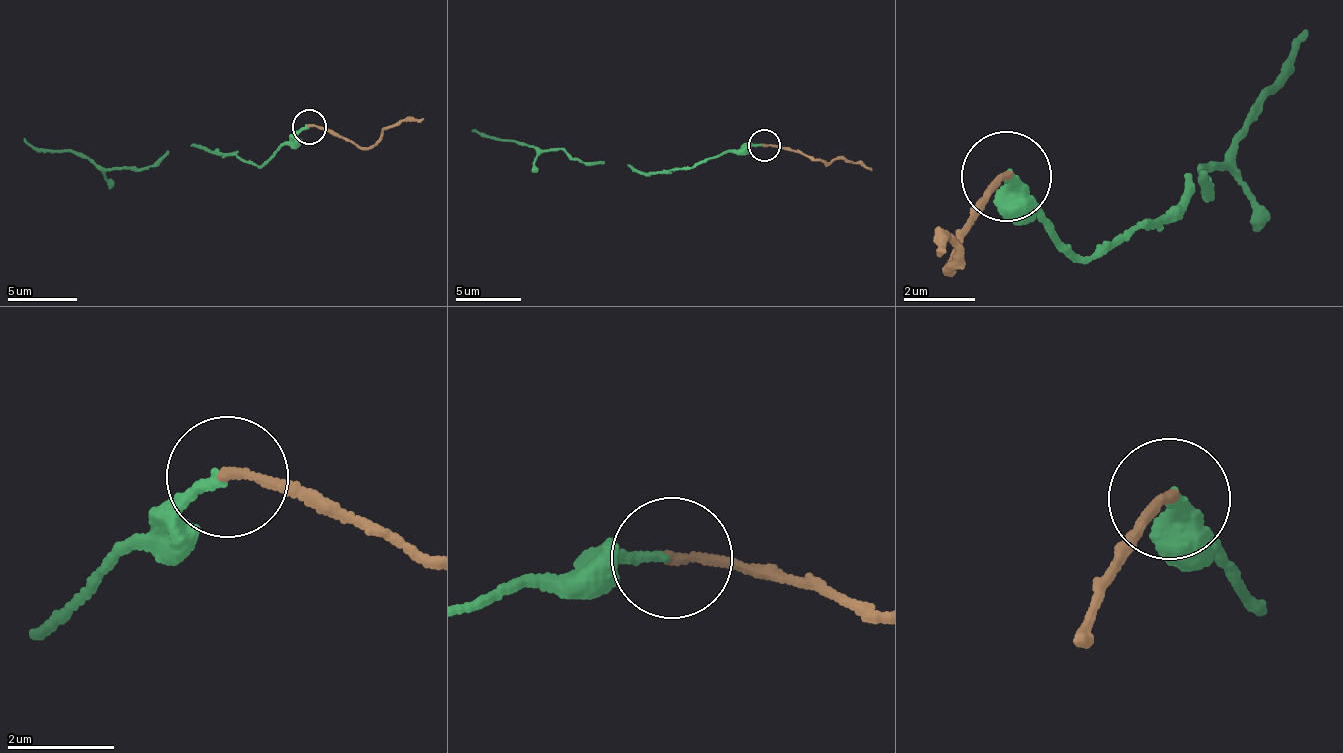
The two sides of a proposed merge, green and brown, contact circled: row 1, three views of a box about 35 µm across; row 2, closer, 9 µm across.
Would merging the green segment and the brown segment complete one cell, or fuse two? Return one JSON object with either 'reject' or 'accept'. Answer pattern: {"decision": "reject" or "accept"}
{"decision": "accept"}

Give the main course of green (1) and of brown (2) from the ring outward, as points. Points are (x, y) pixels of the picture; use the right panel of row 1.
1: (1008, 180), (1043, 224), (1088, 257), (1164, 218), (1190, 182), (1208, 170), (1205, 191), (1293, 63), (1302, 28)
2: (1008, 180), (946, 269), (949, 236), (942, 250)

